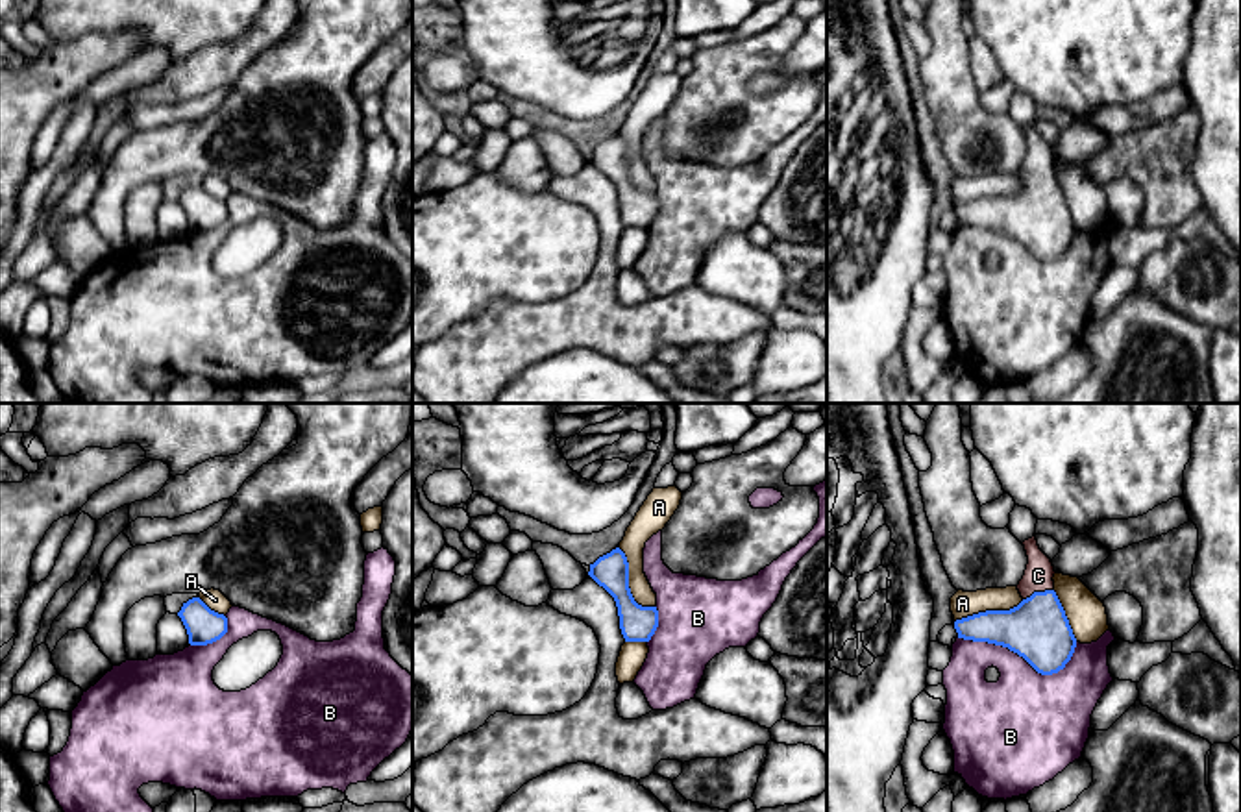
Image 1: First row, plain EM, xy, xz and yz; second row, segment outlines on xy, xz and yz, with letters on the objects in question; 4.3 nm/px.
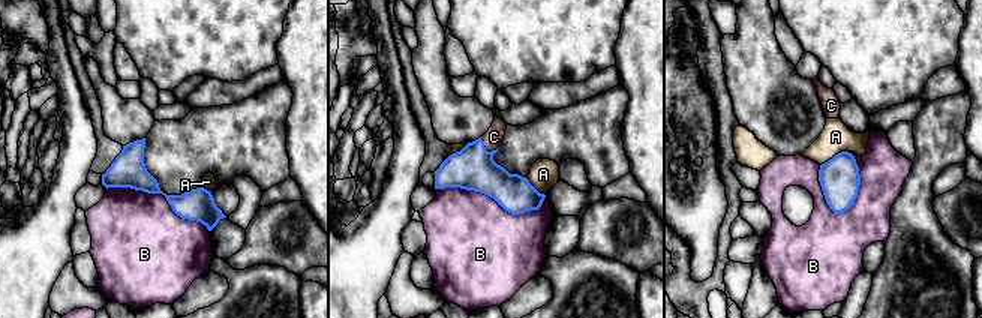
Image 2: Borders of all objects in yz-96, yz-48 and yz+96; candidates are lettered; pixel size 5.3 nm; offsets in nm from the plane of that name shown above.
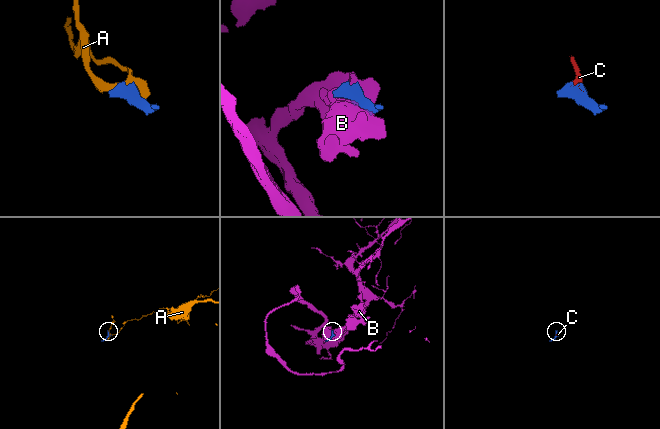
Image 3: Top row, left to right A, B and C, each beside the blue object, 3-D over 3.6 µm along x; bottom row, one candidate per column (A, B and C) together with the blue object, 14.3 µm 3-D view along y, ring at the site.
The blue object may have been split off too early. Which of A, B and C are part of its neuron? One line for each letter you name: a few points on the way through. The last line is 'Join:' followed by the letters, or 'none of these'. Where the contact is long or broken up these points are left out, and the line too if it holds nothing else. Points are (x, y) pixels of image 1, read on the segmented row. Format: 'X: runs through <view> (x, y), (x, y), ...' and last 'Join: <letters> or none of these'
C: runs through yz (1036, 629), (1038, 592), (1038, 576)
Join: C

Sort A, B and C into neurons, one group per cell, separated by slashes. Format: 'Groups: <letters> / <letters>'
Groups: A / B / C

